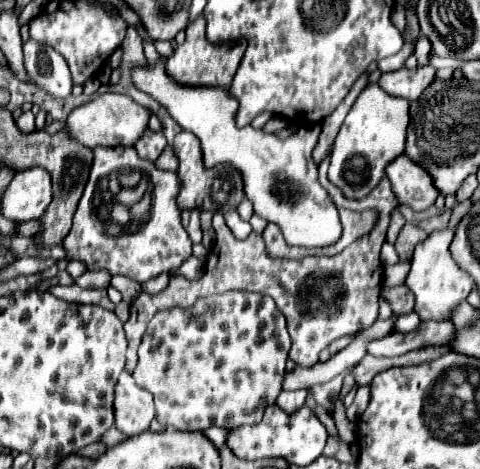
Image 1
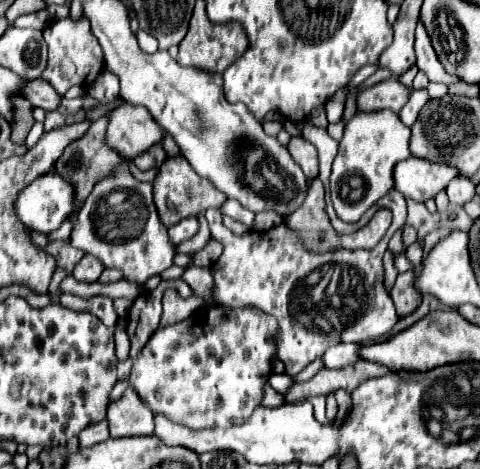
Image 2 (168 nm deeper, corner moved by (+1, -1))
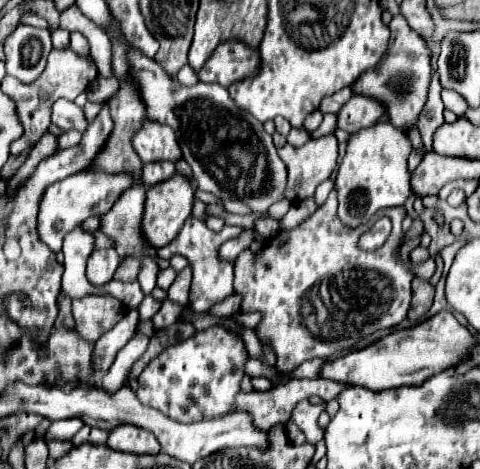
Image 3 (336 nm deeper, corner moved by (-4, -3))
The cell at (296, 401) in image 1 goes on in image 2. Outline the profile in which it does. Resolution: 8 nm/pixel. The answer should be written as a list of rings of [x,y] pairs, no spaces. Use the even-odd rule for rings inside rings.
[[[270,385],[264,387],[264,397],[262,397],[262,405],[268,405],[268,407],[276,407],[276,405],[282,405],[284,403],[284,397],[280,397],[280,393],[276,393]]]

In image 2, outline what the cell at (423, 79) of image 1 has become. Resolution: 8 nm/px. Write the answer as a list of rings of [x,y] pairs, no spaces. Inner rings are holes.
[[[386,79],[358,93],[356,111],[370,113],[380,109],[390,109],[398,113],[406,105],[406,101],[408,101],[406,87],[398,79]]]

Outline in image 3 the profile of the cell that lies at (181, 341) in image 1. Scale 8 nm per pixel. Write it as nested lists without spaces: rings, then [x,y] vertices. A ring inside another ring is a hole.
[[[213,325],[205,331],[193,333],[185,341],[169,345],[167,349],[163,349],[163,353],[159,353],[155,359],[151,359],[149,365],[143,369],[143,373],[137,379],[139,381],[137,397],[141,399],[141,403],[145,403],[149,407],[157,407],[161,413],[165,413],[171,419],[177,419],[181,423],[197,423],[197,421],[235,413],[235,407],[237,407],[235,397],[241,393],[241,381],[245,377],[247,359],[249,359],[249,353],[247,353],[243,339],[223,325]]]

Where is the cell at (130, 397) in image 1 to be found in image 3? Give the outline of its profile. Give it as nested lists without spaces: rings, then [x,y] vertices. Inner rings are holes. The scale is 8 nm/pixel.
[[[117,425],[111,435],[109,435],[109,447],[117,449],[117,451],[125,451],[125,453],[159,453],[159,441],[155,439],[155,435],[151,431],[145,431],[137,425]]]

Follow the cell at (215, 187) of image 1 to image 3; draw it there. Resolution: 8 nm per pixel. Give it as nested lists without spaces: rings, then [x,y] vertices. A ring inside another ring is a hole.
[[[175,173],[167,181],[161,181],[147,189],[147,201],[145,201],[145,215],[143,215],[143,235],[149,239],[149,245],[159,249],[165,243],[173,241],[175,235],[181,231],[181,225],[191,215],[193,203],[195,203],[195,187],[193,181],[181,173]]]

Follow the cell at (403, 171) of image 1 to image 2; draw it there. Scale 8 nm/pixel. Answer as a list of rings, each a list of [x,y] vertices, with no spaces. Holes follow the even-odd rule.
[[[408,157],[406,161],[400,161],[394,169],[396,189],[406,197],[414,201],[428,201],[434,199],[434,195],[456,177],[456,169],[444,163],[434,163],[428,159]]]

